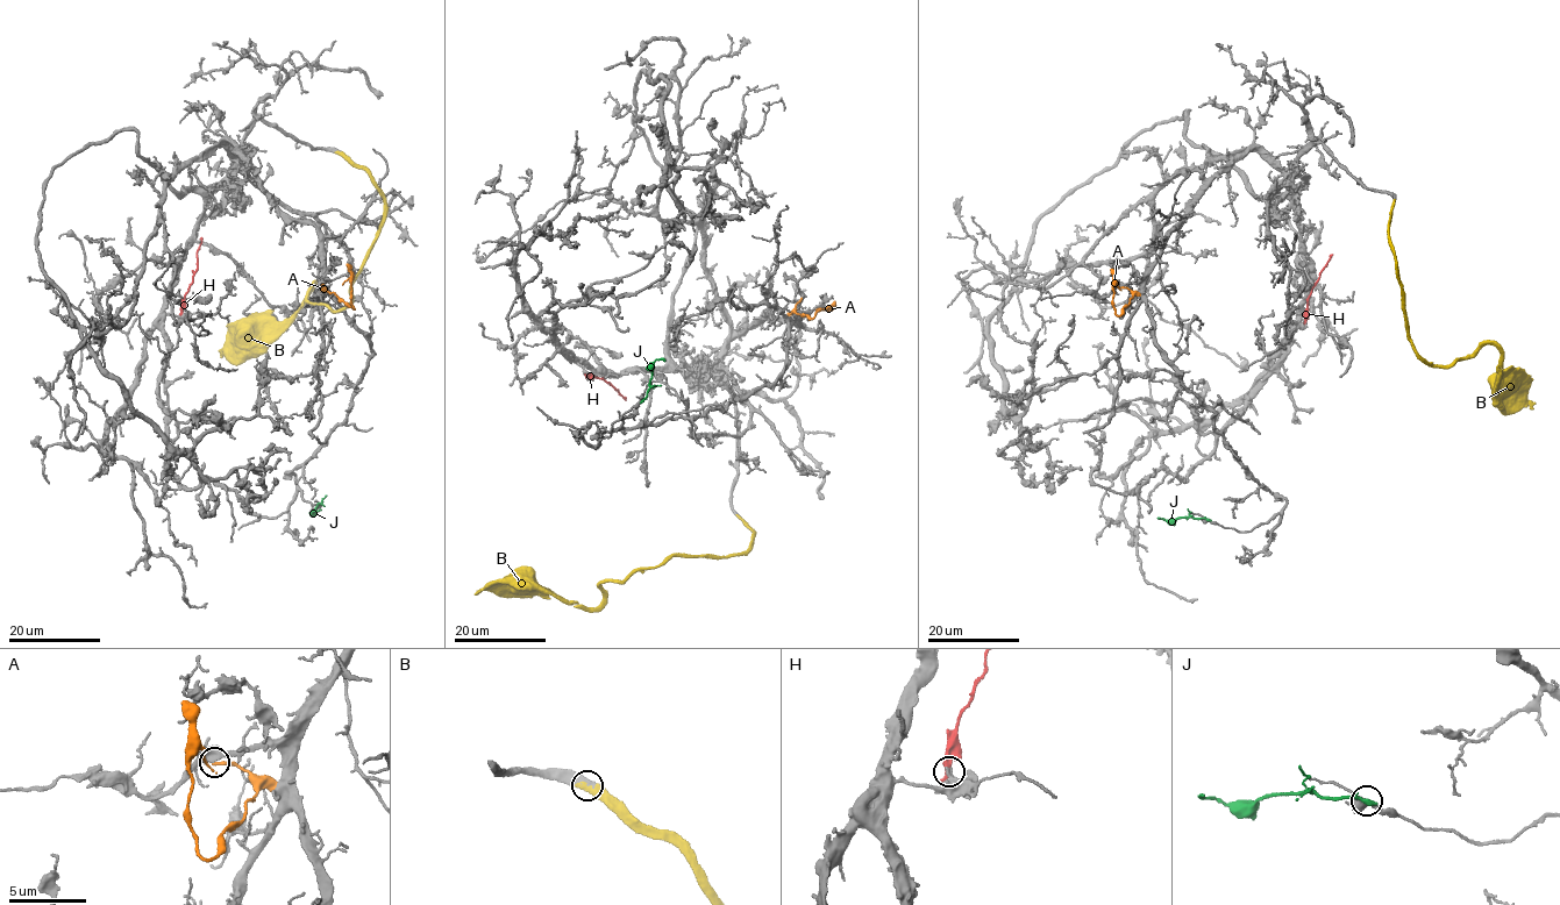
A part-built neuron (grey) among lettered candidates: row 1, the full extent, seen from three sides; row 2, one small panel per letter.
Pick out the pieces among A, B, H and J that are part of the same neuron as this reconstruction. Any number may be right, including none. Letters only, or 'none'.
B

